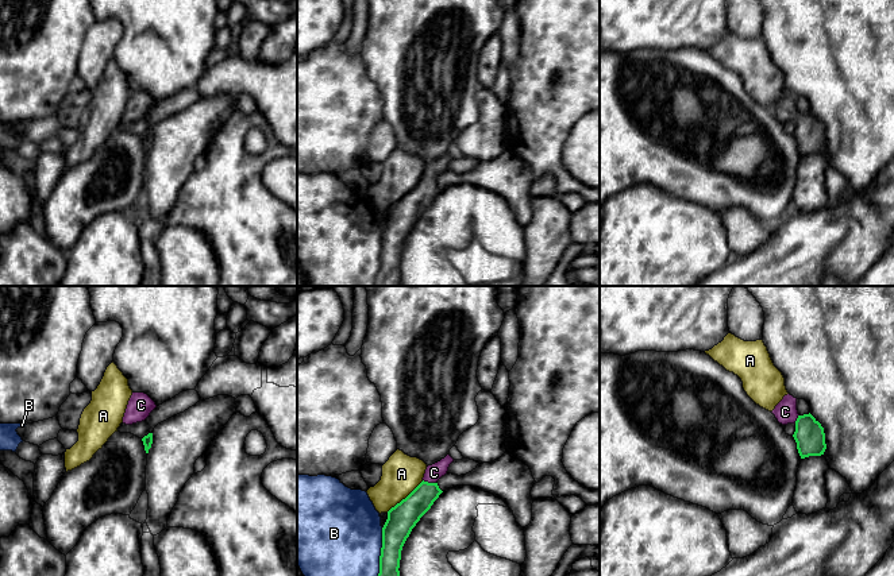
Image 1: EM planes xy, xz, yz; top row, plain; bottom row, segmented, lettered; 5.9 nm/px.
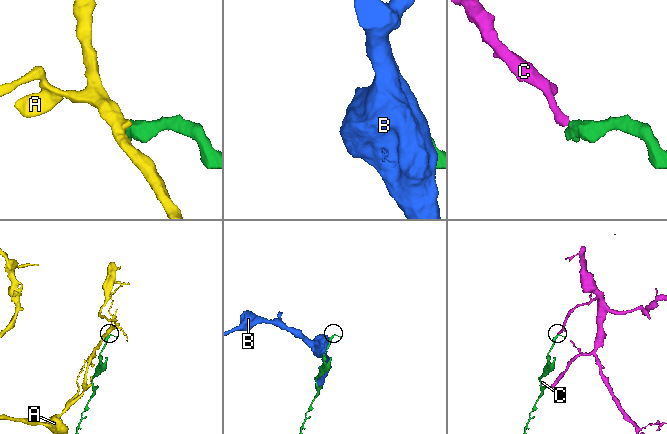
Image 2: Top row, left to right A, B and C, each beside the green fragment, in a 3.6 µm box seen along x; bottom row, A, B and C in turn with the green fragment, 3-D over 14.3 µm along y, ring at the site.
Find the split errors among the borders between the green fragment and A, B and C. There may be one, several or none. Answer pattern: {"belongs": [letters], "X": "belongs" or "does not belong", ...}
{"belongs": ["C"], "A": "does not belong", "B": "does not belong", "C": "belongs"}

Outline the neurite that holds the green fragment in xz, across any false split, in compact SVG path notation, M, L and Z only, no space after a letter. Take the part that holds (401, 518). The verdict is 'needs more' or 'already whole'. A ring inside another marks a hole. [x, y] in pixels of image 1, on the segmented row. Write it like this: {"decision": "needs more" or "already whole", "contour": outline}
{"decision": "needs more", "contour": "M447 455L440 461L428 465L423 482L388 511L388 519L382 527L378 576L400 576L402 546L412 529L443 492L436 482L447 473L452 461L454 459Z"}

